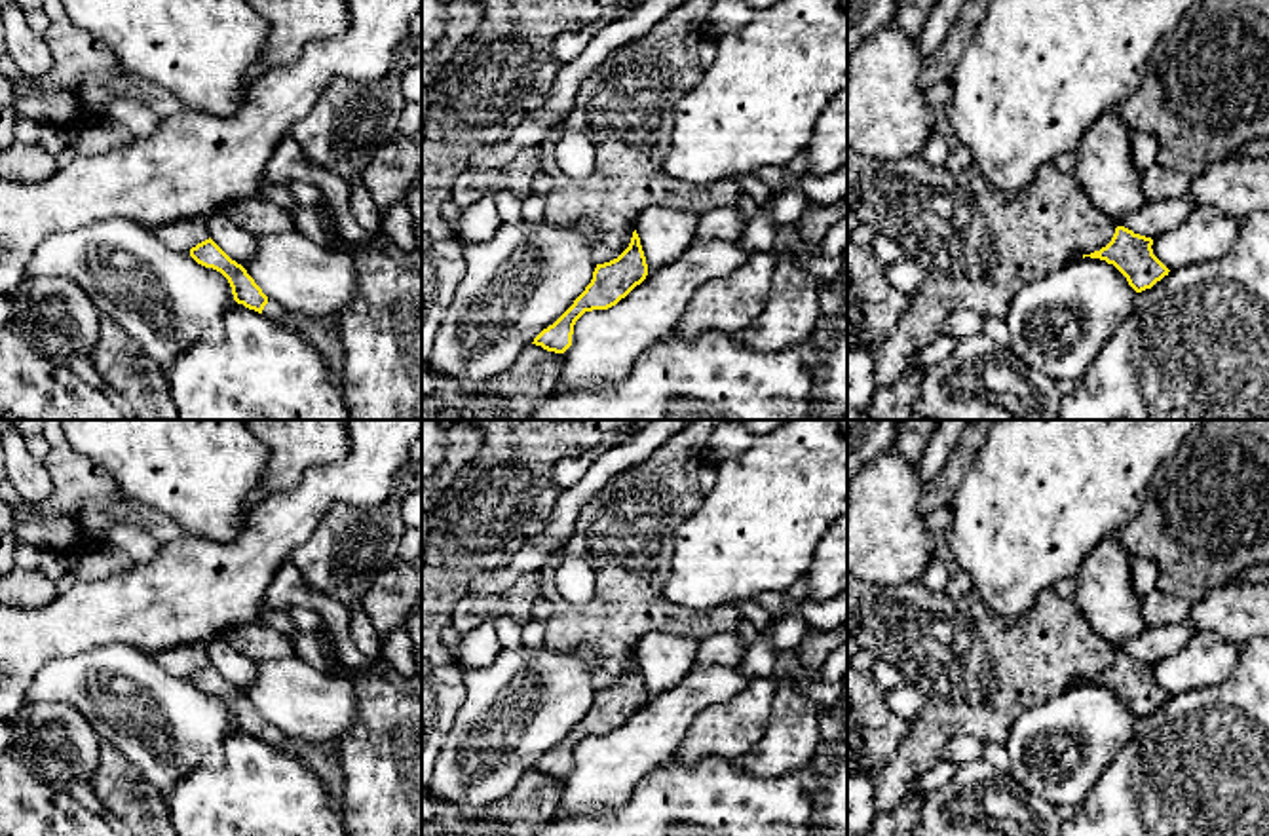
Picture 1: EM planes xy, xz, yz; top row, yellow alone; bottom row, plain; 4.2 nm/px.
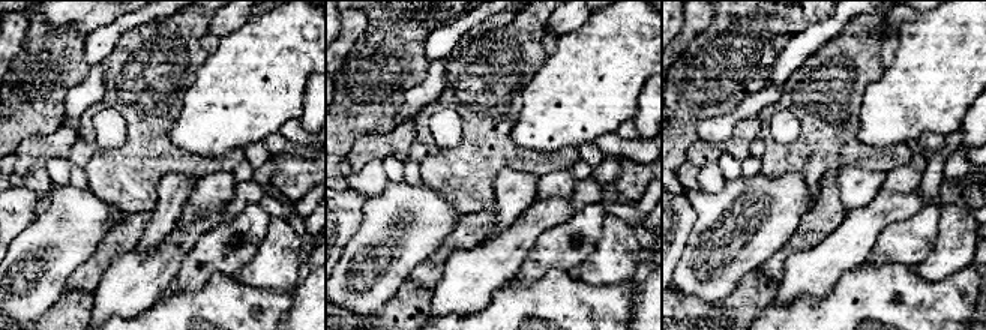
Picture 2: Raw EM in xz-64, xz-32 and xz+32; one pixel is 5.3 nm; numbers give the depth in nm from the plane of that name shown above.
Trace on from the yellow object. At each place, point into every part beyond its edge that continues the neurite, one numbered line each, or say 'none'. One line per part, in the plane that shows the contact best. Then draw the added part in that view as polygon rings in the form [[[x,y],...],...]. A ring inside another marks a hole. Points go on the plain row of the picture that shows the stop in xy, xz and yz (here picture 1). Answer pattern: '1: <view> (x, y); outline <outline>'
1: xy (272, 736); outline [[[268,724],[268,730],[264,732],[262,739],[272,745],[272,747],[279,747],[279,749],[287,749],[287,750],[296,750],[296,747],[300,743],[293,741],[291,737],[287,737],[285,733],[281,733],[275,726]]]

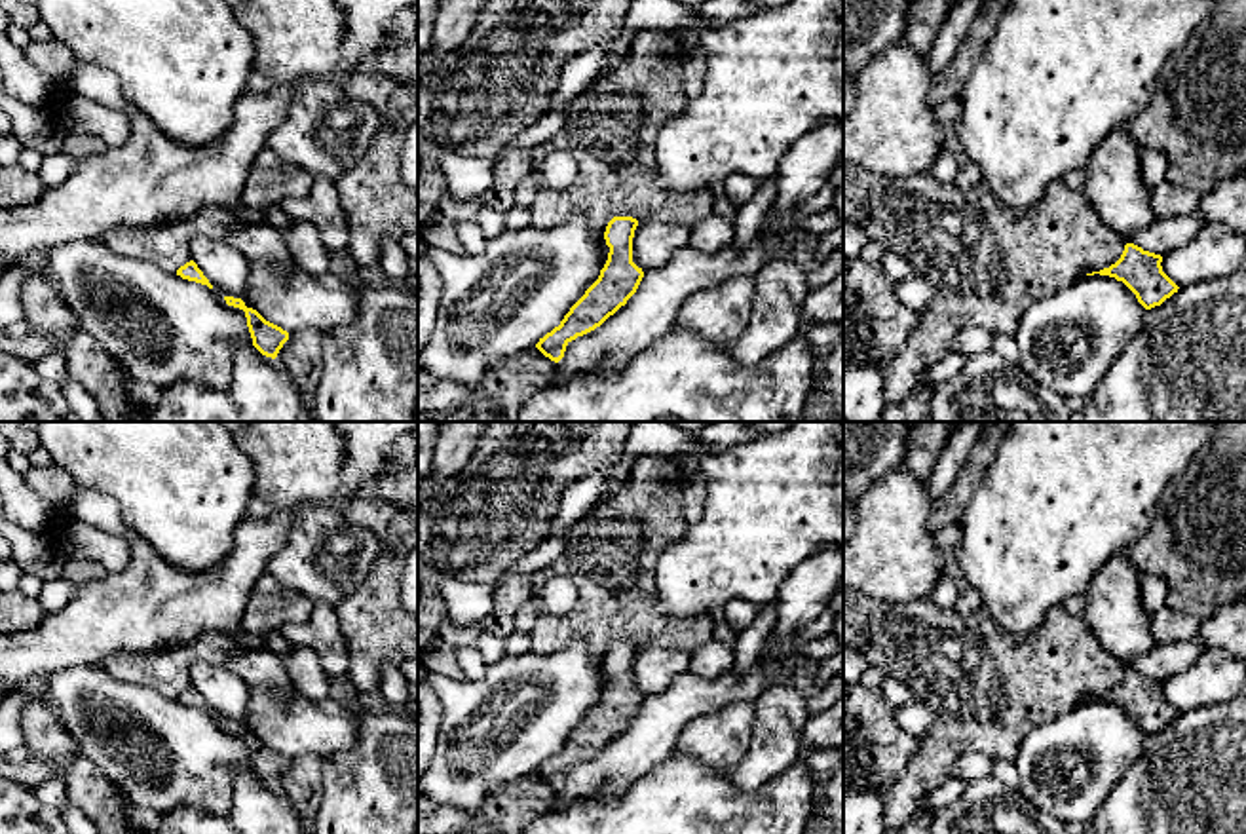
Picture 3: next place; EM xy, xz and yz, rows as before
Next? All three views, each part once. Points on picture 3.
none

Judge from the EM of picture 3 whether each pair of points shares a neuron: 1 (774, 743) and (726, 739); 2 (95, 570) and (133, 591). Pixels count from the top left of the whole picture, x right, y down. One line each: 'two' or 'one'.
1: two
2: two

